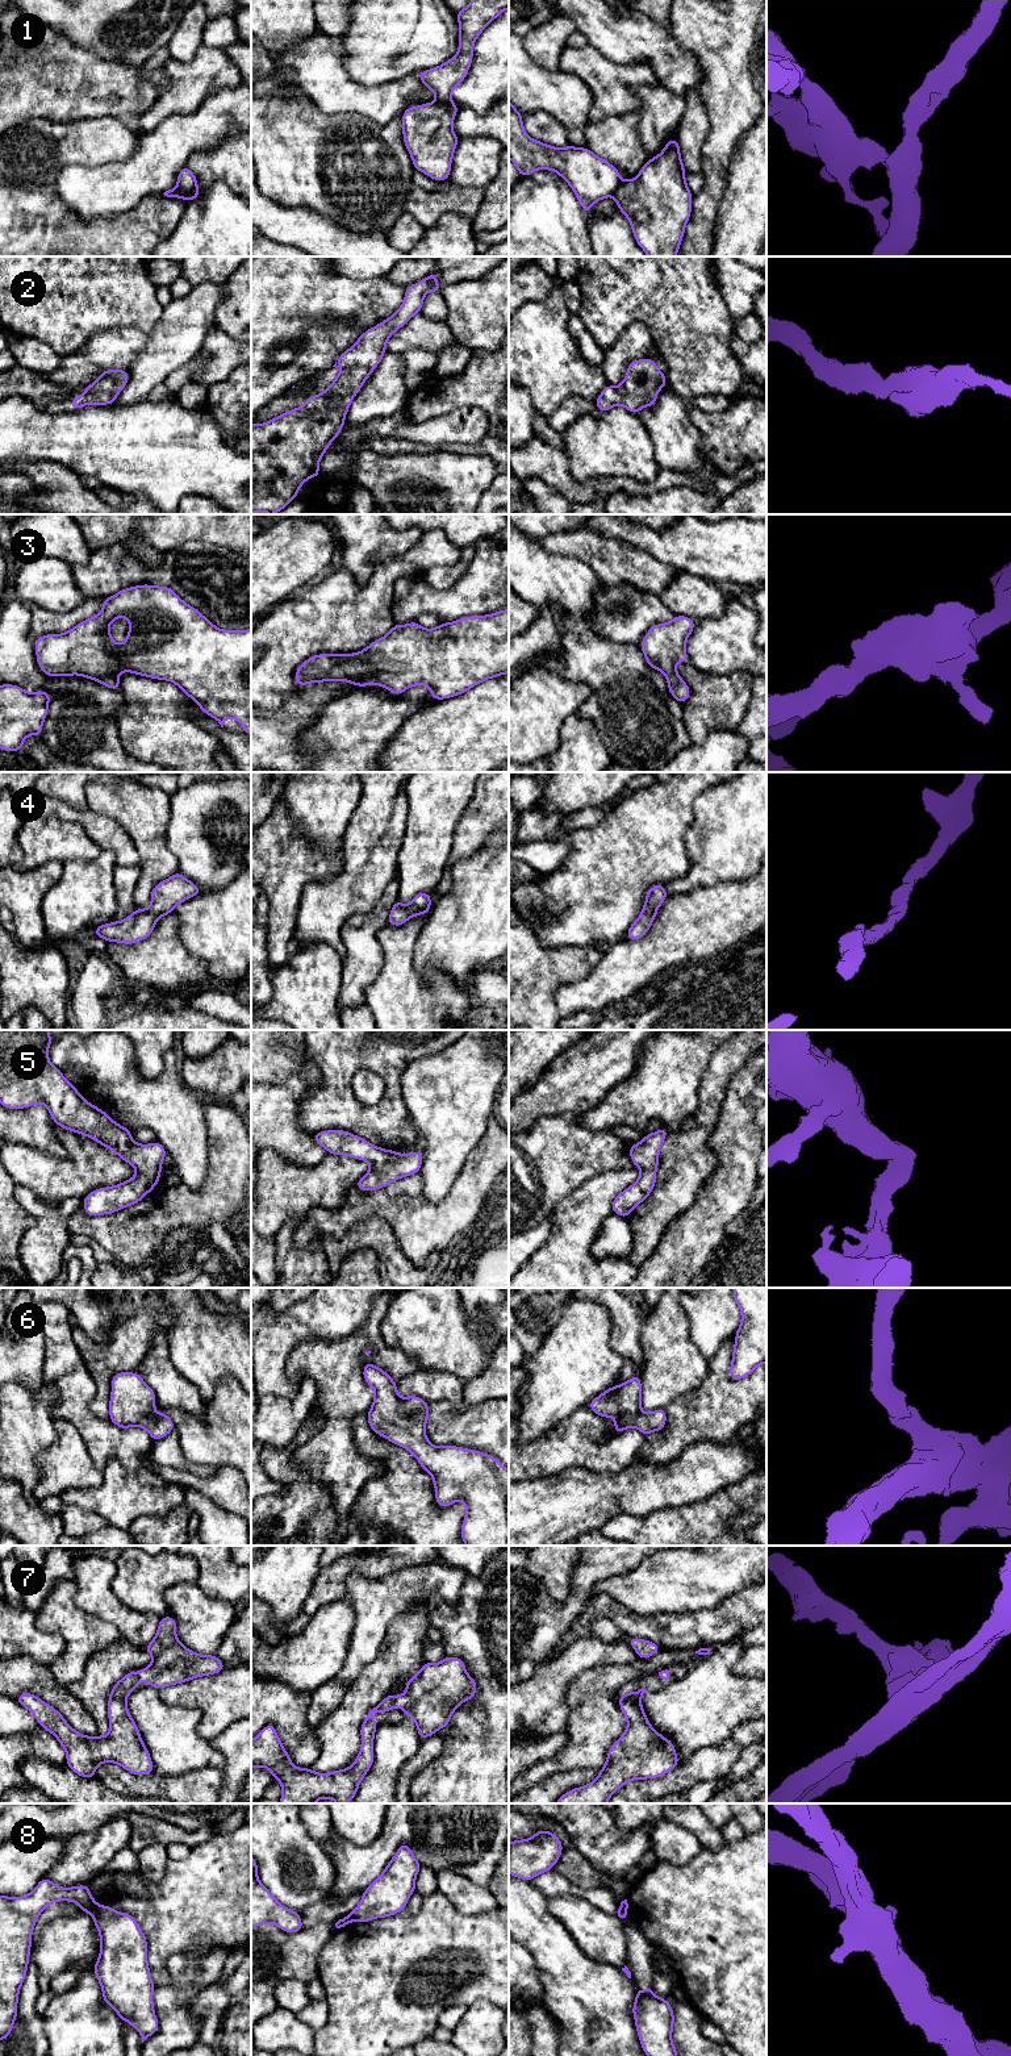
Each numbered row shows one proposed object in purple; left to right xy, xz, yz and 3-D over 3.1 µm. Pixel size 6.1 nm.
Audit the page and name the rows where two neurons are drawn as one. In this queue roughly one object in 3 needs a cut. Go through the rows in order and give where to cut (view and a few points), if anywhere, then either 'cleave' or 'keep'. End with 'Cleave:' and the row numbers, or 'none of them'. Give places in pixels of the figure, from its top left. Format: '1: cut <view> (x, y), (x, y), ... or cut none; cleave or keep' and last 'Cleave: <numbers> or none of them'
1: cut xy (176, 186), (187, 192), (197, 190); cleave
2: cut none; keep
3: cut none; keep
4: cut none; keep
5: cut none; keep
6: cut none; keep
7: cut none; keep
8: cut xy (97, 1904), (91, 1913); cleave
Cleave: 1, 8

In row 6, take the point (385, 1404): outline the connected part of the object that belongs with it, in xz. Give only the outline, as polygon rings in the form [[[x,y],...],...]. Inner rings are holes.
[[[367,1361],[363,1368],[364,1381],[375,1390],[368,1417],[368,1426],[389,1442],[411,1452],[421,1467],[433,1476],[435,1501],[448,1507],[456,1501],[465,1504],[461,1523],[461,1539],[465,1546],[509,1546],[509,1469],[496,1457],[458,1446],[436,1447],[426,1438],[425,1425],[429,1404],[418,1396],[401,1398],[397,1383],[381,1368]]]

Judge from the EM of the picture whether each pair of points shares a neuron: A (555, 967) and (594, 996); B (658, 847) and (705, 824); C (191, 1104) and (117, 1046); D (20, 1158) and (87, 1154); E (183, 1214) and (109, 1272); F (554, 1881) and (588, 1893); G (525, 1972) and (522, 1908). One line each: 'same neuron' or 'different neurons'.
A: different neurons
B: different neurons
C: same neuron
D: same neuron
E: different neurons
F: same neuron
G: different neurons

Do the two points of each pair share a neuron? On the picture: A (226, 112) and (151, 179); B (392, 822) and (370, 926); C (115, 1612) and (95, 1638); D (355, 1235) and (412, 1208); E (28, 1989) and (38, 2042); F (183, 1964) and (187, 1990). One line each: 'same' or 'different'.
A: same
B: different
C: different
D: different
E: same
F: same

